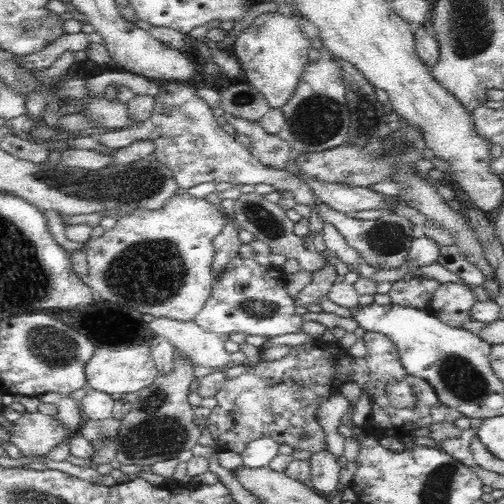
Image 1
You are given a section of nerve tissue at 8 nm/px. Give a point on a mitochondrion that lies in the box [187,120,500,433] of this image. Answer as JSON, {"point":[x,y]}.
{"point":[460,377]}

